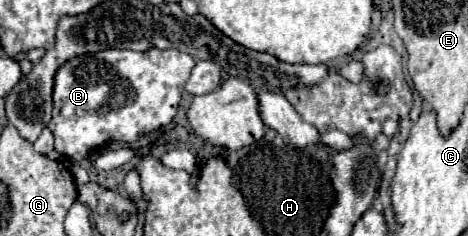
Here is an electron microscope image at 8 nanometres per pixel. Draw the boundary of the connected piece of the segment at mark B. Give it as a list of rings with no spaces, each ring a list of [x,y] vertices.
[[[108,48],[64,62],[54,76],[54,110],[48,122],[56,140],[54,148],[70,160],[82,160],[92,148],[108,140],[132,144],[140,136],[170,124],[194,64],[194,56],[158,48],[148,52]]]

